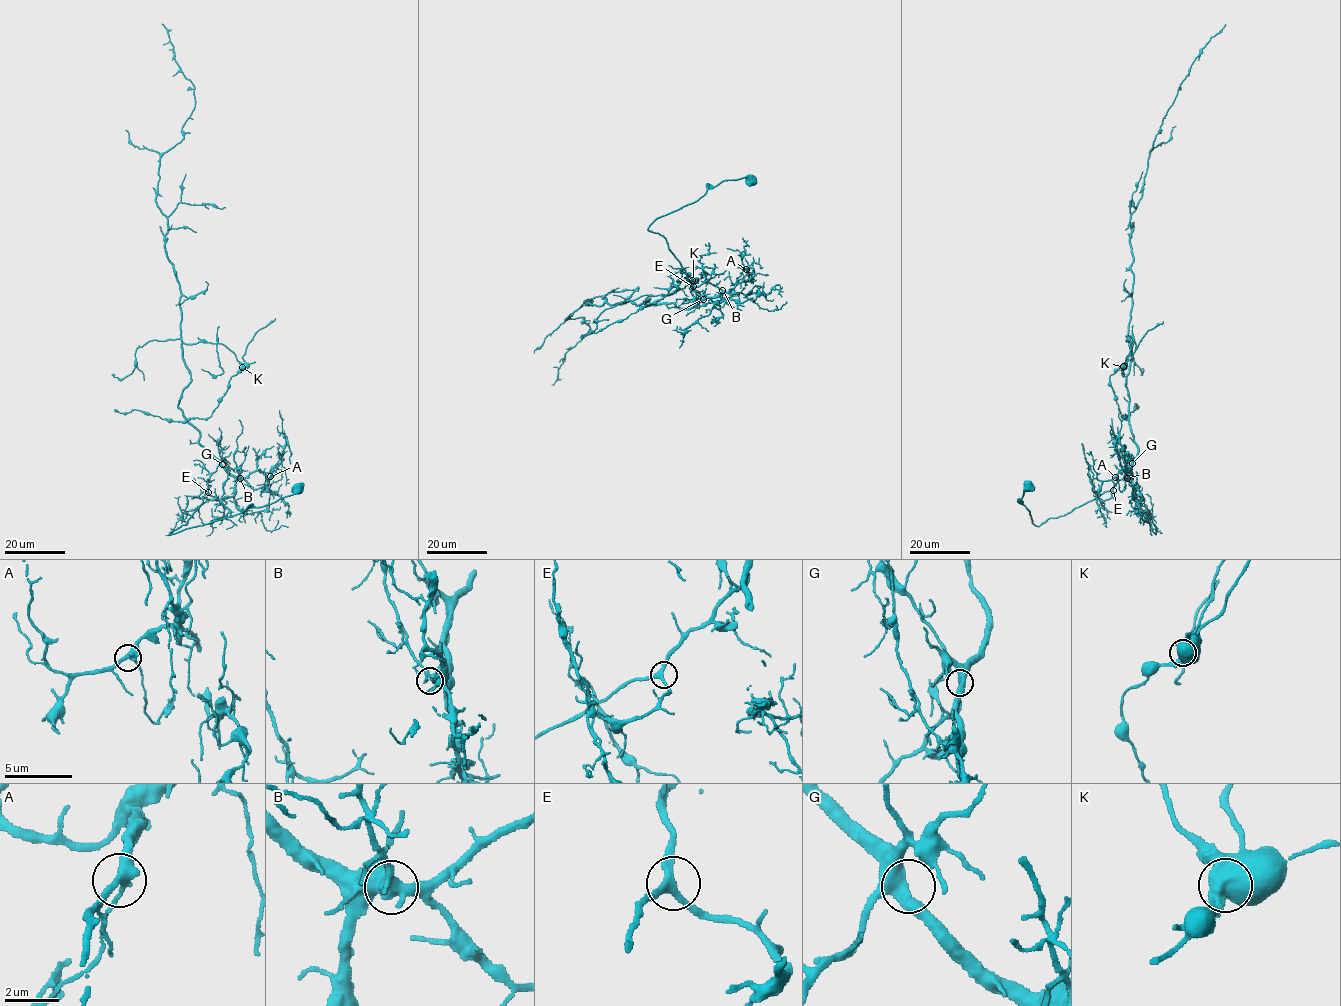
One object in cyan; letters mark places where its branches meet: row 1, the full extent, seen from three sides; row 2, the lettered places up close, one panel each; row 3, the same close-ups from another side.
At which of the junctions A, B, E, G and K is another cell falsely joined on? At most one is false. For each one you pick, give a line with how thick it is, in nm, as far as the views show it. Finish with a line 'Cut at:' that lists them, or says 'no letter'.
K: Thickness 700 nm
Cut at: K

